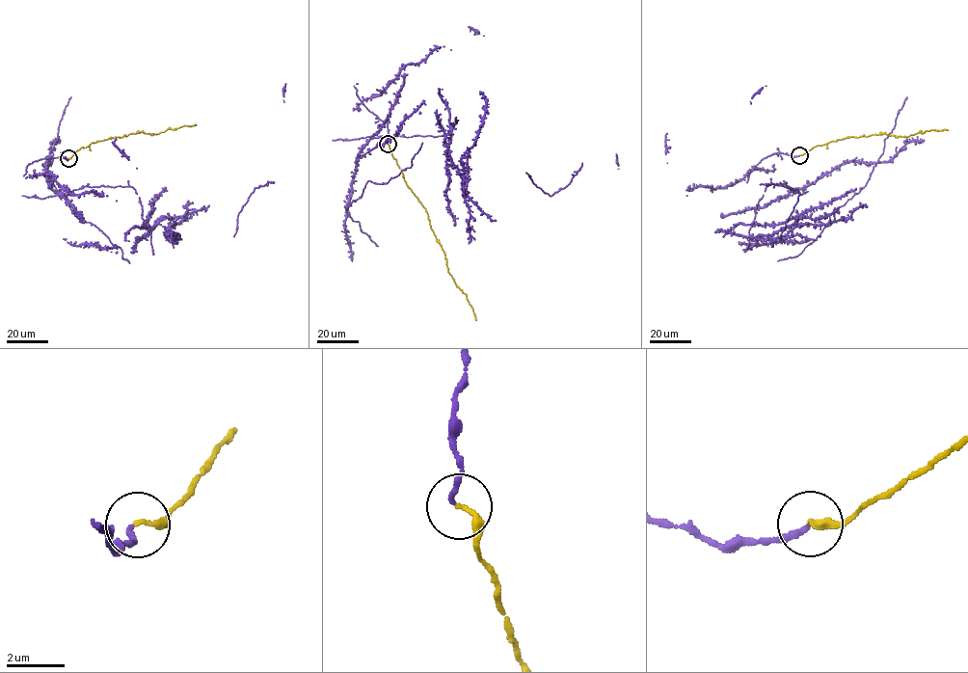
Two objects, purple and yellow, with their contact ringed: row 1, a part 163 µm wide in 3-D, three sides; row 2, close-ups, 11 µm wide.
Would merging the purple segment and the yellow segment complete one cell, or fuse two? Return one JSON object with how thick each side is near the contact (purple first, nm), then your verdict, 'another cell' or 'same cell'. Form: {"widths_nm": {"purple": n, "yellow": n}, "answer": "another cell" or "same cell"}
{"widths_nm": {"purple": 180, "yellow": 200}, "answer": "same cell"}

